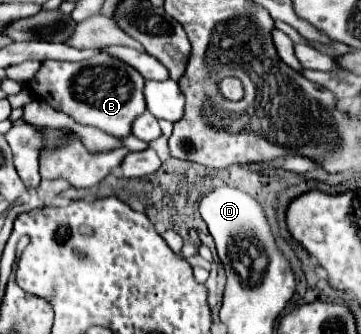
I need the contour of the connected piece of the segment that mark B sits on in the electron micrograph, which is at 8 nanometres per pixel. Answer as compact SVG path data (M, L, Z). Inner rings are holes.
M105 52L81 62L43 62L29 86L39 98L43 98L55 110L71 116L75 122L97 126L103 132L119 138L129 136L133 120L145 112L145 78L133 66Z

